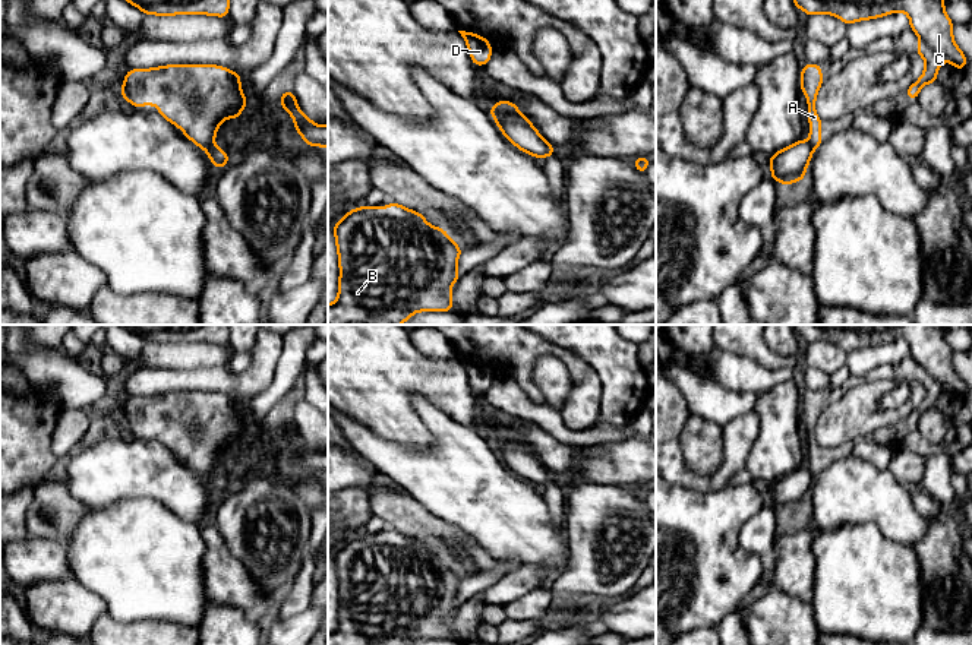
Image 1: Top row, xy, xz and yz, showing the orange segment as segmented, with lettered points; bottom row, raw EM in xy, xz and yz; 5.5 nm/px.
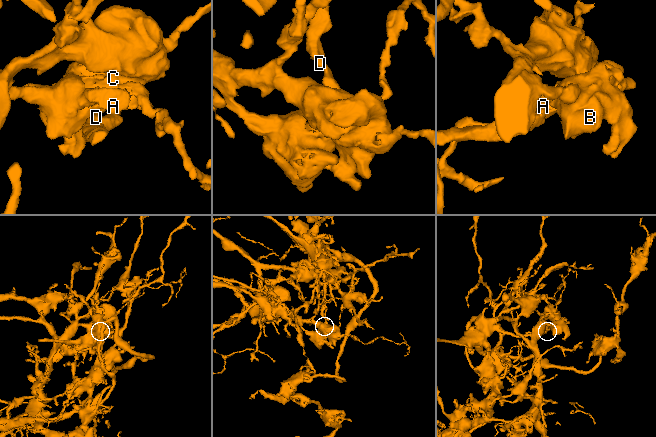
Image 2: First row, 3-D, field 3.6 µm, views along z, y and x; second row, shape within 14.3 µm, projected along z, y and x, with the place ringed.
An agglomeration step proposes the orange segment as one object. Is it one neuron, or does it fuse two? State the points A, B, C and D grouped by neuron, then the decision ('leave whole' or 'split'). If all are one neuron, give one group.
A B C / D; split

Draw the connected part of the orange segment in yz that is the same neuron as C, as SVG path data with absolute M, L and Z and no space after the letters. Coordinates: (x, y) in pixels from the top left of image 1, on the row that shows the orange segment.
M793 0L793 3L808 16L827 13L846 25L905 12L911 20L909 28L921 38L916 53L925 60L924 73L905 92L912 101L918 98L924 85L937 82L943 61L952 63L957 70L966 66L966 56L953 39L953 22L944 10L944 0Z

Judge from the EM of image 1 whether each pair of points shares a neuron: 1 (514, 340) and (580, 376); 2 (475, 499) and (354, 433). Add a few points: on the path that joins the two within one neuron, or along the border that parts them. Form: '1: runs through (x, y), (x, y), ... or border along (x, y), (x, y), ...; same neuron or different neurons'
1: runs through (532, 347), (552, 348), (567, 359); same neuron
2: runs through (445, 478), (407, 470), (384, 455); same neuron

